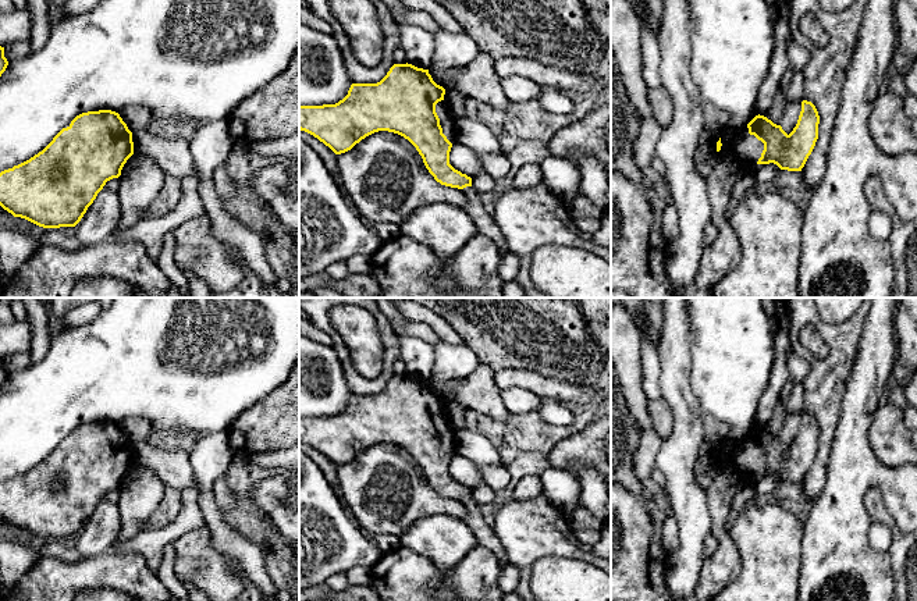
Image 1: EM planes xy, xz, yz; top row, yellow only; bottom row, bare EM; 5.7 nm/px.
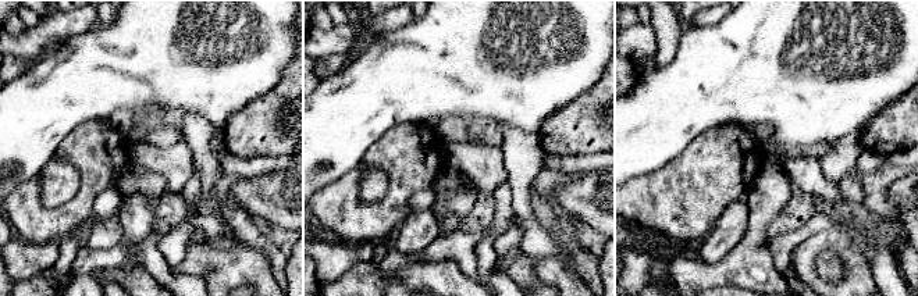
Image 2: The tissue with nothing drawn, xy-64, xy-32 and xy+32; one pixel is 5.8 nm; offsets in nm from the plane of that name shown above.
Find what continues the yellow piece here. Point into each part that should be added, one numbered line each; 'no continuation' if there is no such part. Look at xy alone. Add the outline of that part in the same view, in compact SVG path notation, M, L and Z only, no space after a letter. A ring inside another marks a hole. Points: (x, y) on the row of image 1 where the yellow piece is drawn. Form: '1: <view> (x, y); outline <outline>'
no continuation

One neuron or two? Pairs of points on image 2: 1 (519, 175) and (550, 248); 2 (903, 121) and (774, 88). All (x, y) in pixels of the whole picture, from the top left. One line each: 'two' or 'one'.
1: one
2: two

